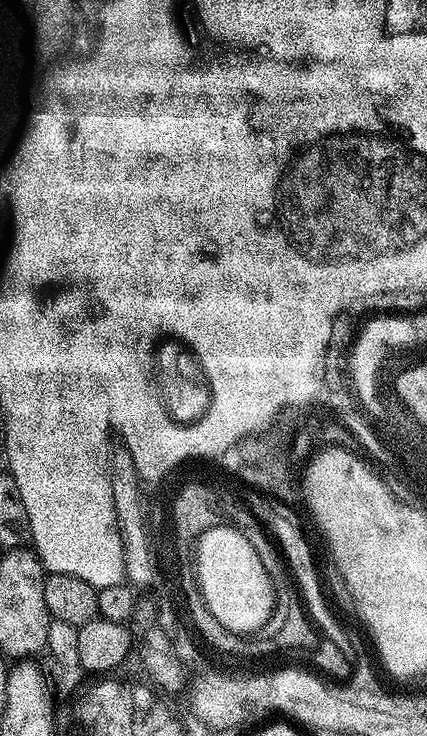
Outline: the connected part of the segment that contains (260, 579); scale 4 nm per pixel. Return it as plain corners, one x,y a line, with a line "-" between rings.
233,527
207,529
196,543
194,569
200,593
210,614
228,631
258,633
274,615
271,578
257,551

